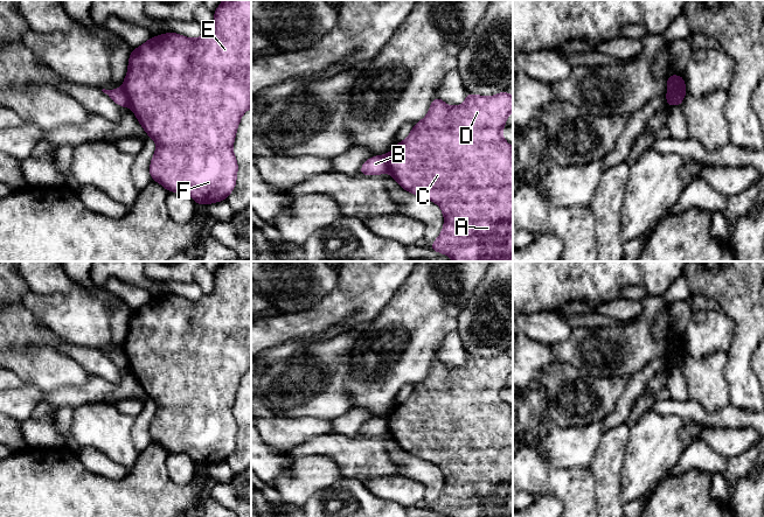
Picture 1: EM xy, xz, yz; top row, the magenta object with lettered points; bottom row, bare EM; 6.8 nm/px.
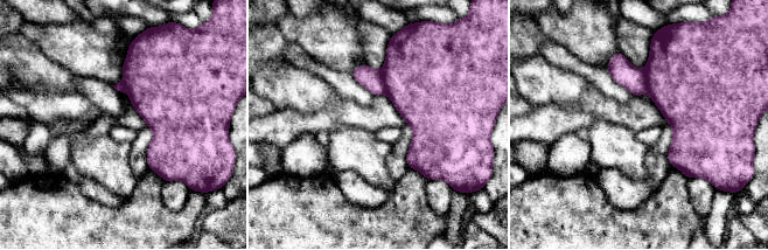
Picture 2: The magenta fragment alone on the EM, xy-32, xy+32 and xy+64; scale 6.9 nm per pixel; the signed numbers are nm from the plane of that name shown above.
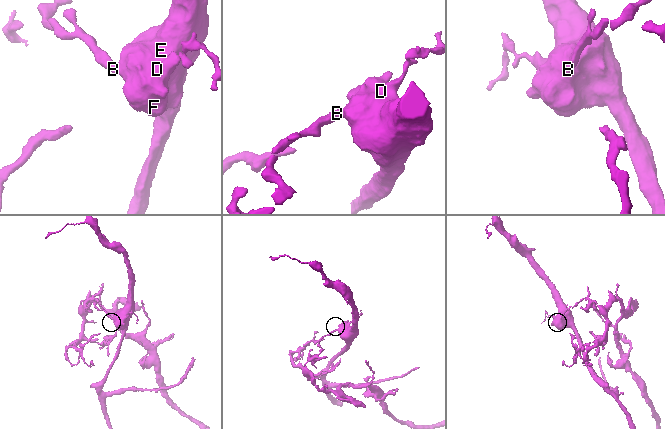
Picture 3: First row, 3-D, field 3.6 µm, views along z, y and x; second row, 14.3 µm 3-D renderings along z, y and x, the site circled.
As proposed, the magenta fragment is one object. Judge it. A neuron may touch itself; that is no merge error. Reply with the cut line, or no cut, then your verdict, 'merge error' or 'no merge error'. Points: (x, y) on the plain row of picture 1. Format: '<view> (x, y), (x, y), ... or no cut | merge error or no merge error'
xy (122, 349), (129, 367) | merge error

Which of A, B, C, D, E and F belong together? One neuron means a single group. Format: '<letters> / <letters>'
A C D E F / B

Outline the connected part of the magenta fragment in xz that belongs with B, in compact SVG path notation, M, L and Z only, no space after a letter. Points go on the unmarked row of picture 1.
M386 415L371 418L362 426L359 435L377 436L377 435L386 435L388 433L389 433L388 415Z

